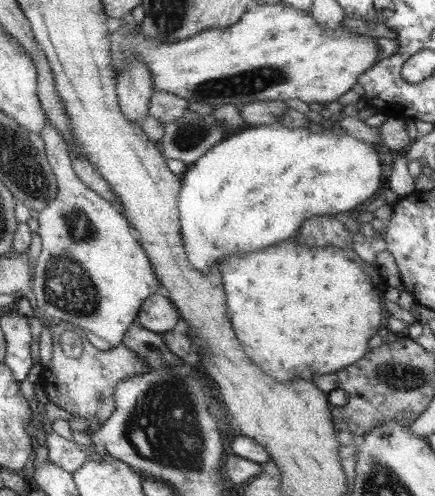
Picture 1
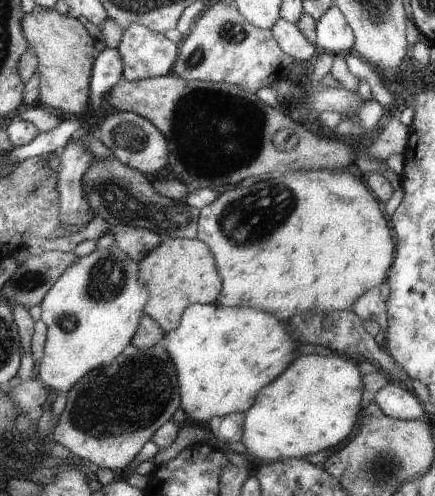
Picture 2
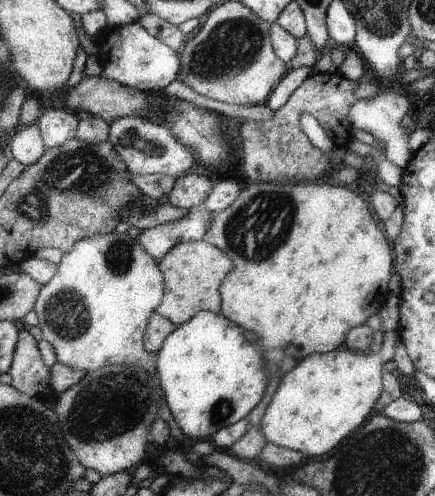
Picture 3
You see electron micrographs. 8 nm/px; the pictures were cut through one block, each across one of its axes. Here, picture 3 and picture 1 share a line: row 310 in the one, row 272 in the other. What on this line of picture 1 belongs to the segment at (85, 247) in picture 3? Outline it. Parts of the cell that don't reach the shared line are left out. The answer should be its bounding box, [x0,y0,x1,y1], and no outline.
[33,116,161,348]

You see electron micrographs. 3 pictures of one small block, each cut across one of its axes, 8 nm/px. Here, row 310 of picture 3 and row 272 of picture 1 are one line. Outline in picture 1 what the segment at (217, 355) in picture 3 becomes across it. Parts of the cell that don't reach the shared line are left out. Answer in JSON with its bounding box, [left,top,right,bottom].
[179,126,381,274]

